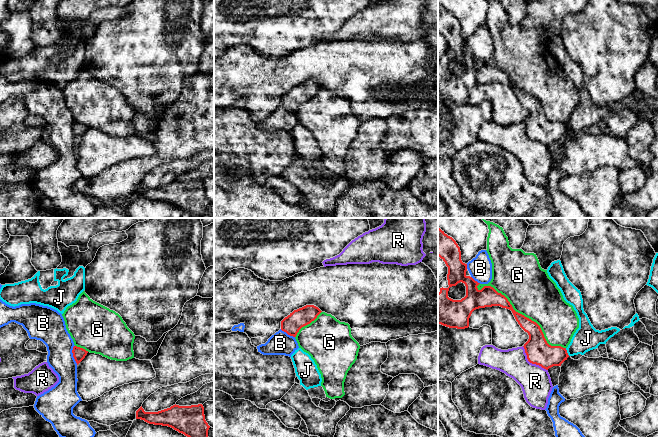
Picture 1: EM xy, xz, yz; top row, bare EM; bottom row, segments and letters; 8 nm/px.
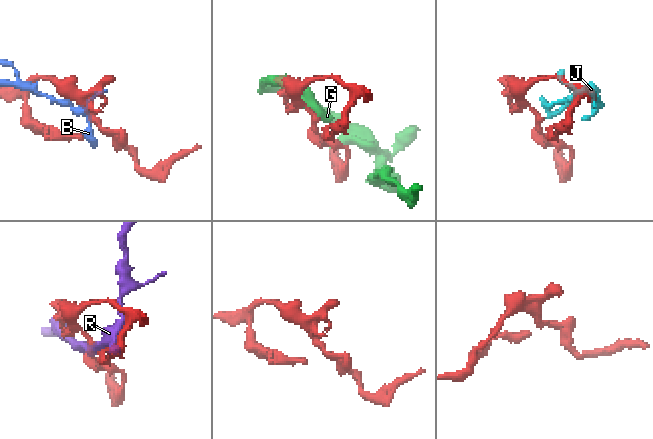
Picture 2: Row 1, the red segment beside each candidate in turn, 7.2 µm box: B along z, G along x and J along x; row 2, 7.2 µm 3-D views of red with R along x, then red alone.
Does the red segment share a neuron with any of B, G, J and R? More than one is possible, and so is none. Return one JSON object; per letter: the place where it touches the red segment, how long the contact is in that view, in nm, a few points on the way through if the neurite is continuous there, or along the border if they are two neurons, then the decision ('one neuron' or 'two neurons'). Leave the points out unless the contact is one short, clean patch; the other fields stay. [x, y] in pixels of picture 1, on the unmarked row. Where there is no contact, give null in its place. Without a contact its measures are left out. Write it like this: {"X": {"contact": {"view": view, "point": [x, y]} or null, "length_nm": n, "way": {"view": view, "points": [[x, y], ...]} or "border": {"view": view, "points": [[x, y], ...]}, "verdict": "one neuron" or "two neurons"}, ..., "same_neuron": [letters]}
{"B": {"contact": {"view": "xy", "point": [73, 131]}, "length_nm": 160, "verdict": "two neurons"}, "G": {"contact": {"view": "yz", "point": [523, 91]}, "length_nm": 900, "verdict": "two neurons"}, "J": {"contact": {"view": "yz", "point": [566, 128]}, "length_nm": 70, "border": {"view": "yz", "points": [[565, 124], [569, 131]]}, "verdict": "two neurons"}, "R": {"contact": {"view": "yz", "point": [531, 138]}, "length_nm": 280, "verdict": "two neurons"}, "same_neuron": []}

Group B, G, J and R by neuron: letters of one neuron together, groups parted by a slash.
B / G / J / R

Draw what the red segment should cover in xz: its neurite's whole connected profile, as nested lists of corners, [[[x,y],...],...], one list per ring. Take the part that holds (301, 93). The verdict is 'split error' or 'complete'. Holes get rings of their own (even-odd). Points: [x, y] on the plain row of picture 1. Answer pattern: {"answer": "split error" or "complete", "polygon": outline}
{"answer": "complete", "polygon": [[[314,81],[294,86],[281,97],[281,106],[296,113],[299,106],[314,97],[322,87]]]}

